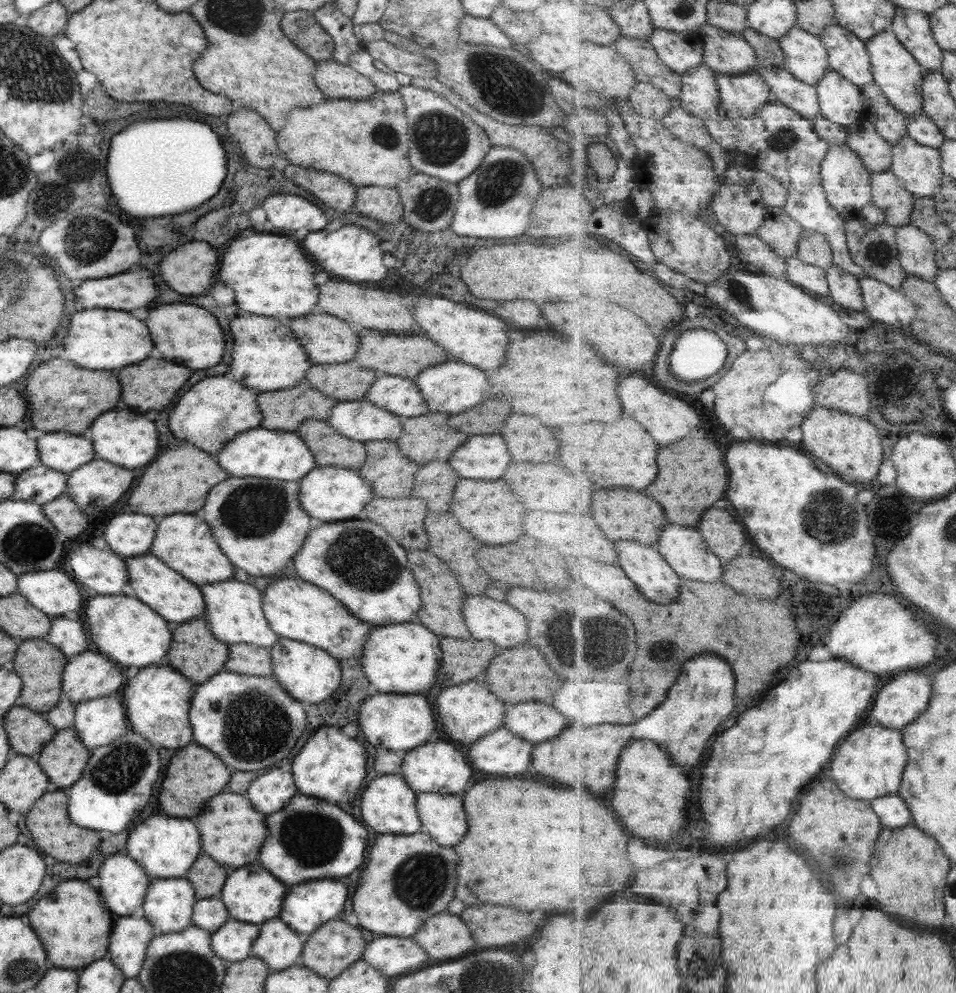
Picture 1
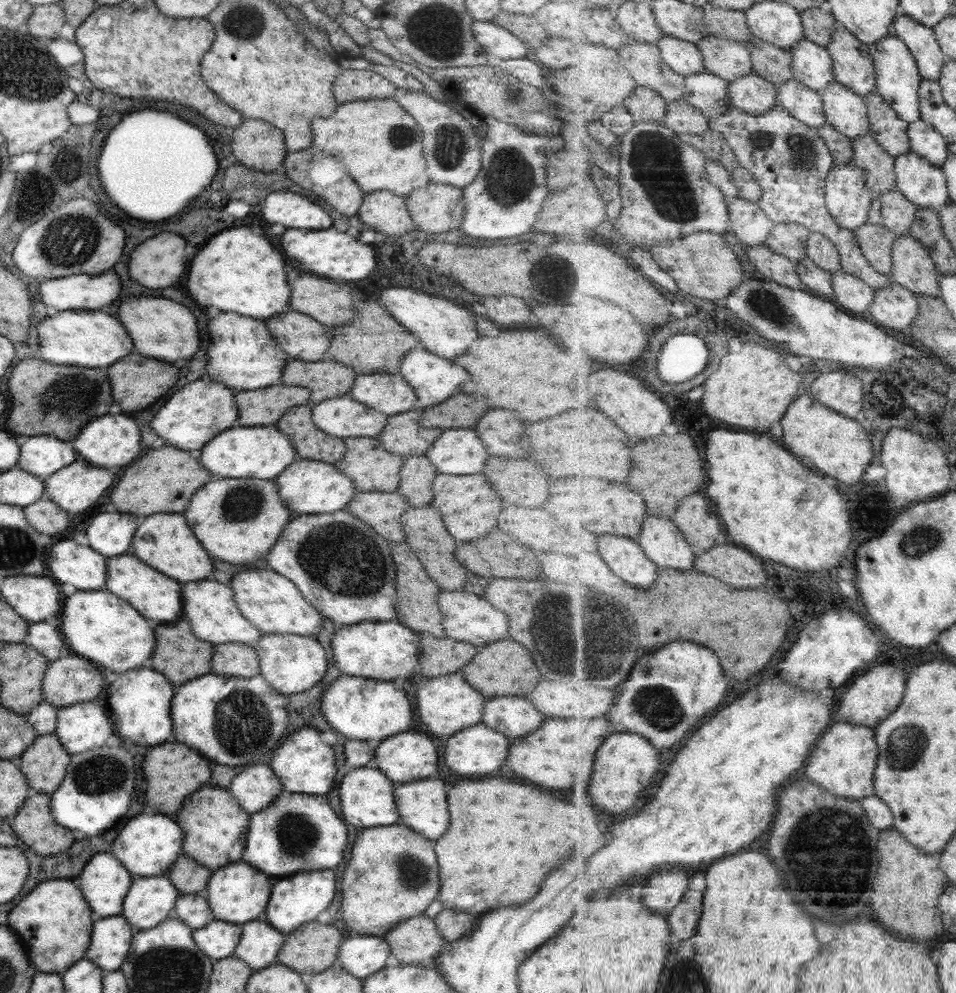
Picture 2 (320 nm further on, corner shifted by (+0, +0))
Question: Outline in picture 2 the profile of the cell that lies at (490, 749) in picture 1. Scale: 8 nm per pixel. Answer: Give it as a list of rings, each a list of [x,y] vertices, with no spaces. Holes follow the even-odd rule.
[[[473,724],[449,736],[443,745],[443,762],[455,774],[503,772],[509,740],[483,724]]]

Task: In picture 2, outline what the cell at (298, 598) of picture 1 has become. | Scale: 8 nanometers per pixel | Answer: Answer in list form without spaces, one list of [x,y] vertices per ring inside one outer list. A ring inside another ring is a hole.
[[[267,568],[259,572],[257,570],[237,572],[231,578],[229,586],[233,590],[233,600],[241,616],[251,622],[261,636],[267,634],[315,636],[325,618],[300,595],[289,579]]]

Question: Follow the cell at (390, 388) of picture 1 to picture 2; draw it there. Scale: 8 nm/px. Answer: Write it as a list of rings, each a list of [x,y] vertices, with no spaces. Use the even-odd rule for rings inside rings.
[[[391,374],[357,375],[349,394],[359,404],[387,417],[417,407],[415,392],[401,376]]]

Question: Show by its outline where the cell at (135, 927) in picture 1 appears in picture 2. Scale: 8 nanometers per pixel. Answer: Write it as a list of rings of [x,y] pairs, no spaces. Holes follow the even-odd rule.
[[[120,915],[108,916],[93,922],[91,942],[84,957],[104,973],[117,970],[127,952],[135,930]]]

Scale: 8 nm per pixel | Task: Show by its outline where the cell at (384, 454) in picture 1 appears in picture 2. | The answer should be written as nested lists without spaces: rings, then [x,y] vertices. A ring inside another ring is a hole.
[[[357,437],[342,439],[345,450],[340,460],[335,464],[337,469],[349,477],[355,492],[383,491],[395,492],[398,487],[398,472],[404,457],[385,451],[376,437]]]

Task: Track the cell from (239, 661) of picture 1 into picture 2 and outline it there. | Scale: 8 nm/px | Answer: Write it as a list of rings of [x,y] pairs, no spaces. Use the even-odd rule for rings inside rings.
[[[221,644],[213,648],[211,672],[228,677],[249,678],[260,674],[258,658],[252,644]]]

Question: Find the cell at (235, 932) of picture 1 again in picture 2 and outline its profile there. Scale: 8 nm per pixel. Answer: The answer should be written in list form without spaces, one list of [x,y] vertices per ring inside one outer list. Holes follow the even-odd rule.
[[[211,919],[203,928],[192,932],[192,939],[205,956],[211,960],[219,960],[231,956],[240,934],[241,924],[235,926],[222,920]]]

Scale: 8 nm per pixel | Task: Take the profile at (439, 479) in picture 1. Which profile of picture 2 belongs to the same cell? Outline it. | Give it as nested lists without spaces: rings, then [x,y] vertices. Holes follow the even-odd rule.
[[[423,454],[406,457],[401,463],[396,491],[406,498],[409,508],[427,506],[431,502],[431,480],[437,470]]]

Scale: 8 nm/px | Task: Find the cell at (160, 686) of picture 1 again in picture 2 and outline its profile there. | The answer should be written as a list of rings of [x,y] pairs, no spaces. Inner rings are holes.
[[[149,668],[129,670],[114,679],[108,679],[106,686],[107,690],[103,690],[101,694],[105,694],[105,700],[101,703],[105,706],[109,720],[115,724],[117,734],[141,746],[155,746],[172,738],[169,736],[169,732],[172,732],[169,702],[173,696],[173,688],[161,674]]]

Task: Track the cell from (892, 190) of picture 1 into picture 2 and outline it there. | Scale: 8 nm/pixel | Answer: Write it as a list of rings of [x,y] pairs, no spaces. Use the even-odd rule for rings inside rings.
[[[898,190],[885,192],[879,199],[881,202],[880,223],[898,236],[909,235],[920,207],[913,204],[913,201]]]

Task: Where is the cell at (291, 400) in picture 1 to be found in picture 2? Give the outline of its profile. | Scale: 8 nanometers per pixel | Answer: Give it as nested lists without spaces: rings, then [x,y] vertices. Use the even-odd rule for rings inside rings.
[[[269,386],[251,392],[237,392],[233,398],[237,408],[237,424],[275,426],[287,408],[305,404],[305,400],[309,400],[309,392],[297,386]]]

